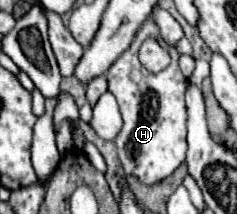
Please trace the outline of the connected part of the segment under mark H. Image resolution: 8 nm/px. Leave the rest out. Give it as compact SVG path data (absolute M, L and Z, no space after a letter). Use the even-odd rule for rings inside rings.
M147 20L139 28L133 44L115 60L115 64L109 68L105 76L109 82L109 92L117 98L123 116L123 128L115 138L123 172L127 178L135 176L137 180L141 180L141 184L159 184L161 180L165 180L165 176L171 176L185 162L187 150L185 144L187 114L183 100L187 90L187 78L179 68L179 52L173 46L165 44L165 40L159 36L159 28L151 20ZM147 38L157 40L163 48L167 48L171 56L171 64L157 74L149 72L139 62L137 56L141 44Z

